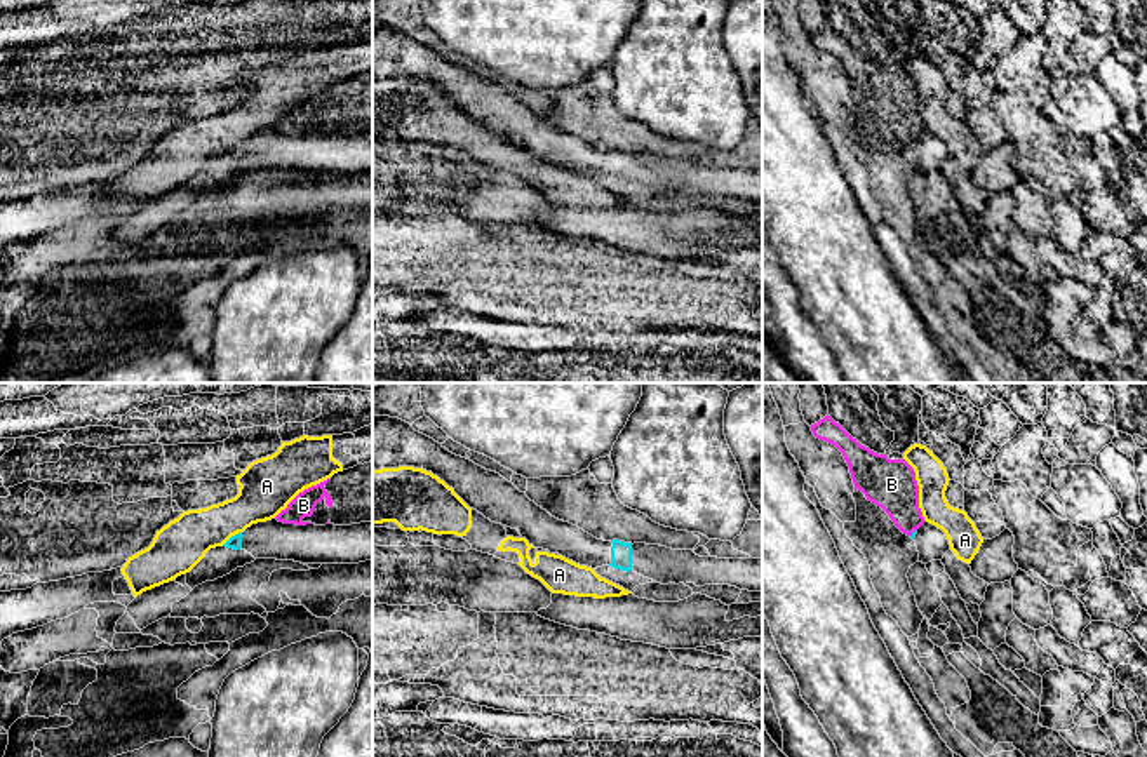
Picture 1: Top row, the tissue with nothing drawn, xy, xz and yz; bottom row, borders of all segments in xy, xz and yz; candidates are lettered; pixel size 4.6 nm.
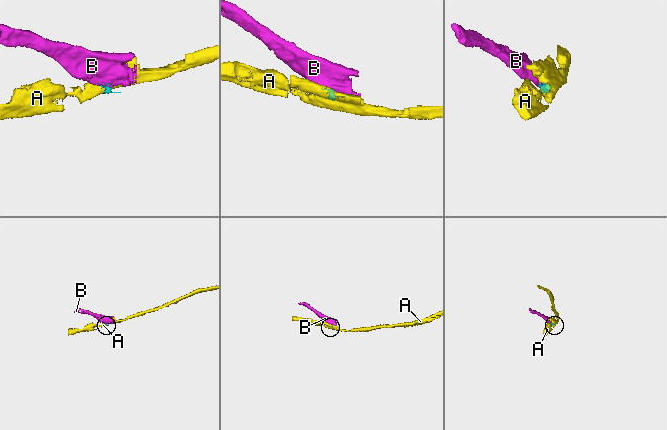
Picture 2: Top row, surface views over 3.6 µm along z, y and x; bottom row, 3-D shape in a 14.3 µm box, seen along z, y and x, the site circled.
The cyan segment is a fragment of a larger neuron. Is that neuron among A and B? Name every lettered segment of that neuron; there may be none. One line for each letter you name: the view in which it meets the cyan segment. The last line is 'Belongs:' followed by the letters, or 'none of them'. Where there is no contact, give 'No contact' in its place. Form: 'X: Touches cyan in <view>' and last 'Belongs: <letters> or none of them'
Belongs: none of them

